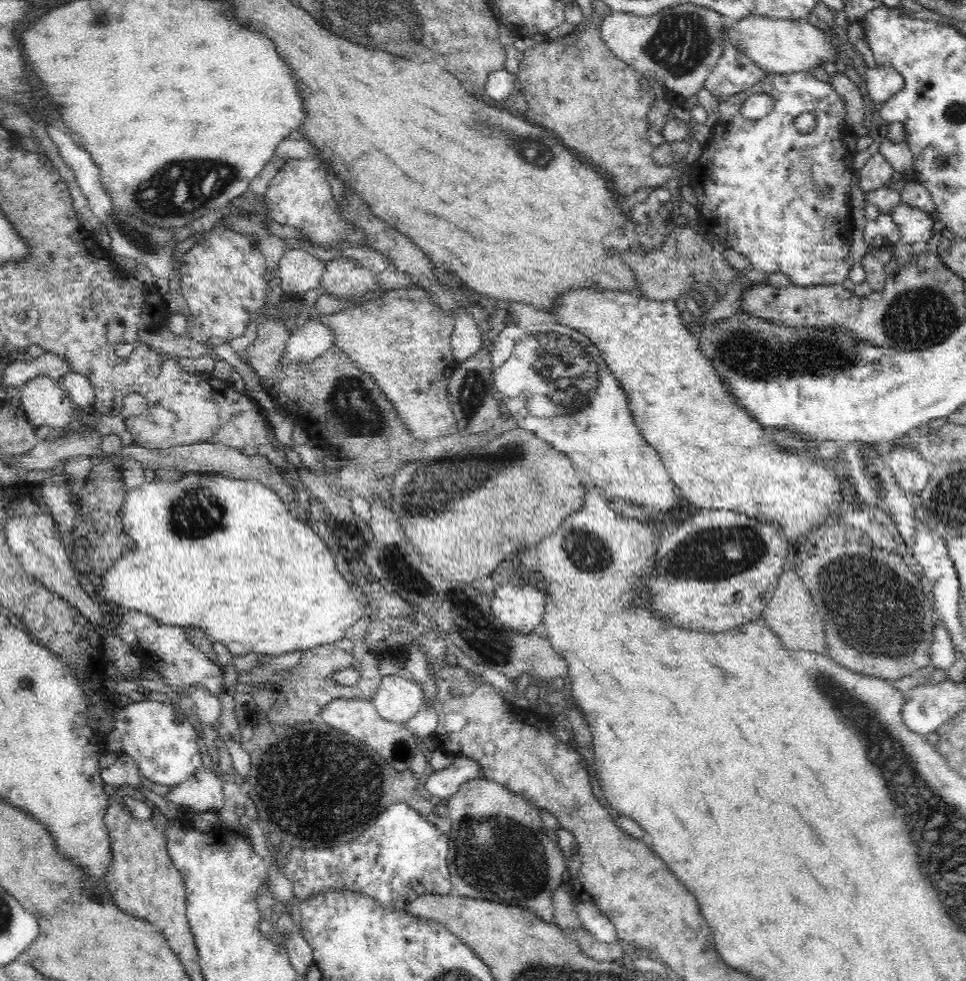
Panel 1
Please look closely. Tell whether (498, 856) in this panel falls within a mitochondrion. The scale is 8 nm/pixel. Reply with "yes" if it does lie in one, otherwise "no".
yes

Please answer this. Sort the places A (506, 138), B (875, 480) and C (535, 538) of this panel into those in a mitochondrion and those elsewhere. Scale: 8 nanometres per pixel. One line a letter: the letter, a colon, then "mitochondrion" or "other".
A: mitochondrion
B: mitochondrion
C: other

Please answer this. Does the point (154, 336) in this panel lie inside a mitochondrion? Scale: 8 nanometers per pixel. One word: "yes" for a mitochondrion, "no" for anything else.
no

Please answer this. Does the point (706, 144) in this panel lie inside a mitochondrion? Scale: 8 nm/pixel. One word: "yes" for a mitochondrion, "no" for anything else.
no

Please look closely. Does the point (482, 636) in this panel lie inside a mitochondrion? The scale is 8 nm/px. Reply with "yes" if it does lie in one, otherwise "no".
yes

